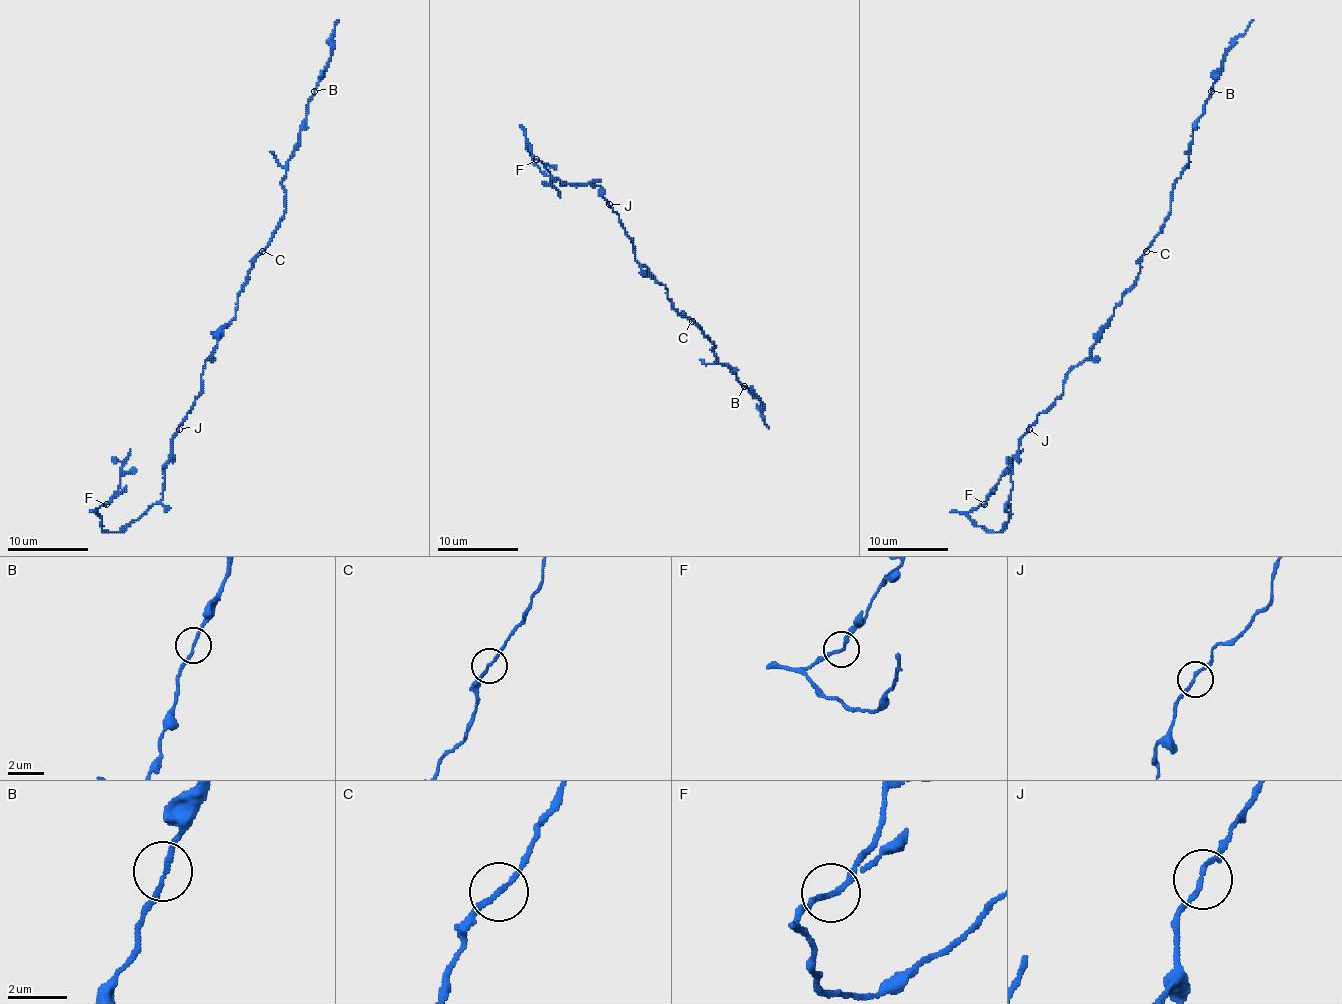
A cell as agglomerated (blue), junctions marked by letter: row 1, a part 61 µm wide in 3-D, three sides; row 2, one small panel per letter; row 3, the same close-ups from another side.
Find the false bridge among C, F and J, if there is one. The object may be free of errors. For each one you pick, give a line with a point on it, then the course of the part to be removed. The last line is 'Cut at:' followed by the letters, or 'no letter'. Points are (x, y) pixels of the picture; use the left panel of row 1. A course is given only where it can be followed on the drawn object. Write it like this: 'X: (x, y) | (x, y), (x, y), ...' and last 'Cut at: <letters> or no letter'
Cut at: no letter

